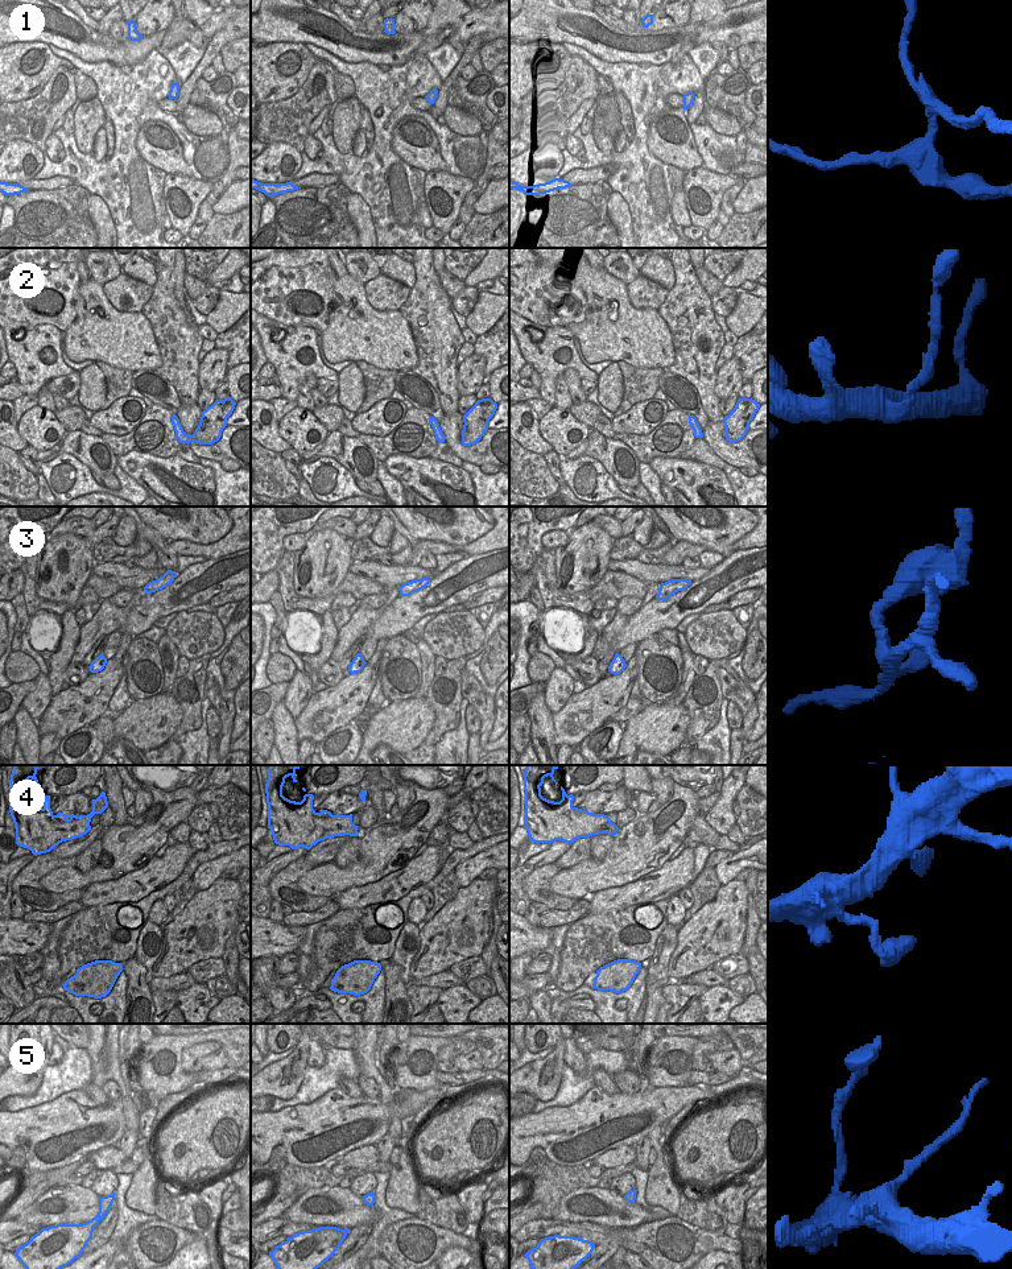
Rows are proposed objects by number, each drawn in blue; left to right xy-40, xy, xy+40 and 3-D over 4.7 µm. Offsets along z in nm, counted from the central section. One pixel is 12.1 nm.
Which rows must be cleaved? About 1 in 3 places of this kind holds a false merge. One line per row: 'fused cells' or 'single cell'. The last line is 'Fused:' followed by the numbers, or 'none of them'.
1: fused cells
2: single cell
3: single cell
4: single cell
5: fused cells
Fused: 1, 5

